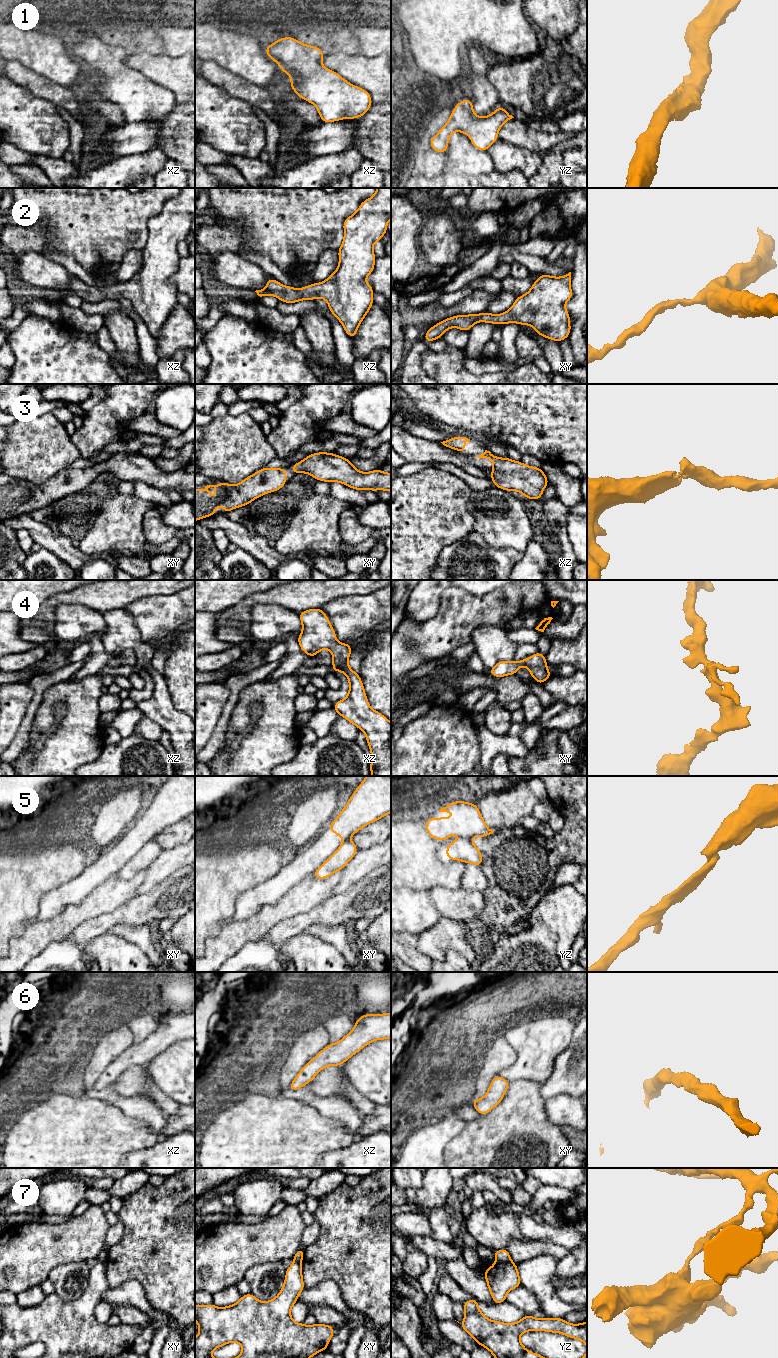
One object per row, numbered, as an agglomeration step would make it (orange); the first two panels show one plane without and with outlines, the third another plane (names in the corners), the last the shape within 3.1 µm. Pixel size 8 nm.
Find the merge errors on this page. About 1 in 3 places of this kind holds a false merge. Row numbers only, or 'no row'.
5, 7

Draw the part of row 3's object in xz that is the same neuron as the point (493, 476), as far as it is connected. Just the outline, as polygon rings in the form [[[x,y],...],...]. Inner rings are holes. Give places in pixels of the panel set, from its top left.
[[[487,450],[476,457],[493,460],[494,465],[490,478],[495,487],[500,489],[518,491],[522,493],[525,498],[539,501],[543,490],[549,484],[541,468],[527,466],[521,461],[514,461],[508,457],[497,457]]]

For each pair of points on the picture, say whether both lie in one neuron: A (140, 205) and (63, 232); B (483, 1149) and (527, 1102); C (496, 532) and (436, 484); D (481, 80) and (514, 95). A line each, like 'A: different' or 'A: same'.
A: same
B: same
C: different
D: different

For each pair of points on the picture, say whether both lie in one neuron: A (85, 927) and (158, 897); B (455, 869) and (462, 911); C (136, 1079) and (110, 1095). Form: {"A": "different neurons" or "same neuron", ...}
{"A": "same neuron", "B": "different neurons", "C": "different neurons"}

